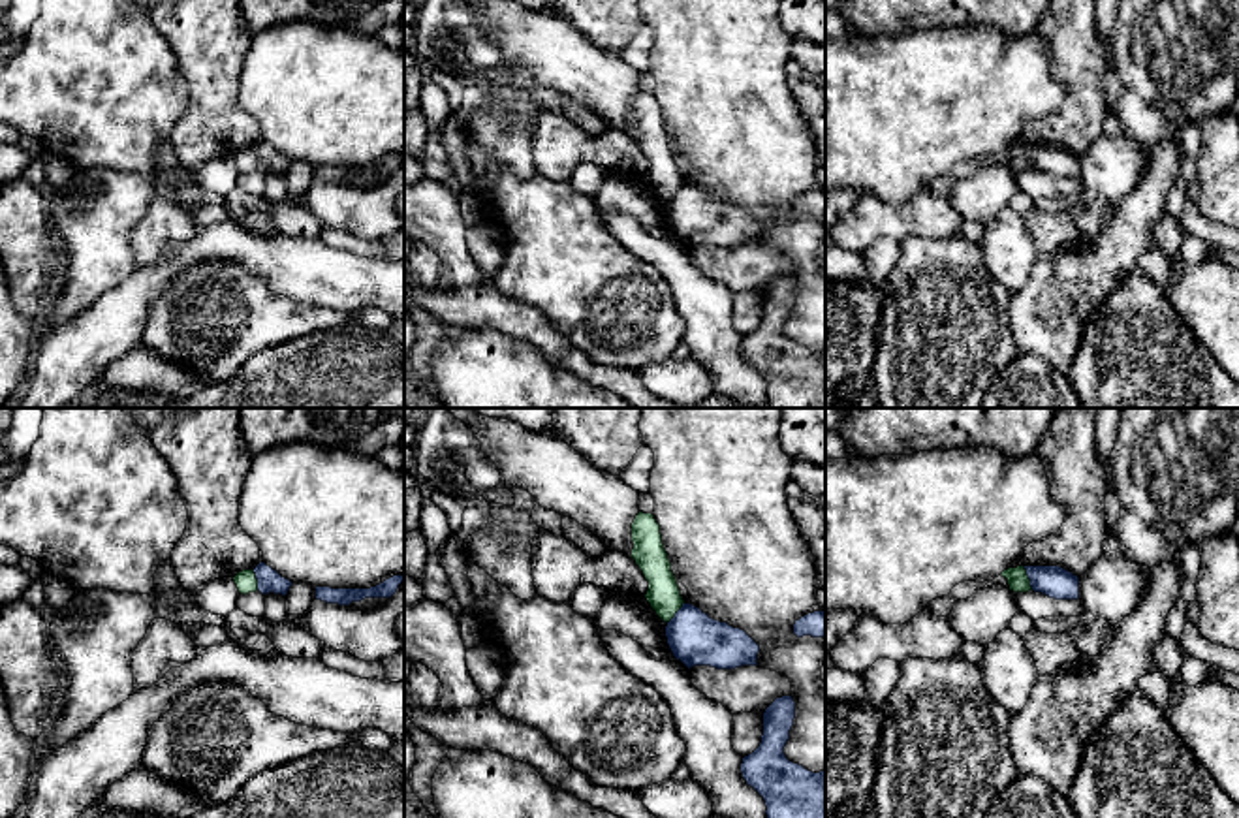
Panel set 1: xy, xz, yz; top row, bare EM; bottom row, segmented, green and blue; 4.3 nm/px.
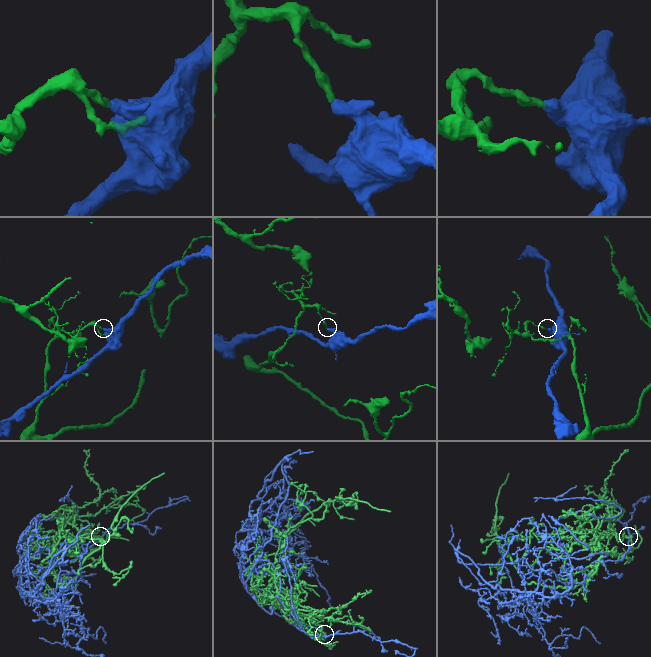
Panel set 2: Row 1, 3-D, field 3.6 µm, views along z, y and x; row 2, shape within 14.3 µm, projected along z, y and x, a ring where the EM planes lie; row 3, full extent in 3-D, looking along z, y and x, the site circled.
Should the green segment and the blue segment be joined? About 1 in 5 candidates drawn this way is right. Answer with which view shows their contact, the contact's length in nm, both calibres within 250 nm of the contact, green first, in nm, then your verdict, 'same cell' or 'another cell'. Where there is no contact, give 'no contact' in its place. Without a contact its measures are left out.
contact in yz; length 110 nm; calibres 90 and 140 nm; another cell

